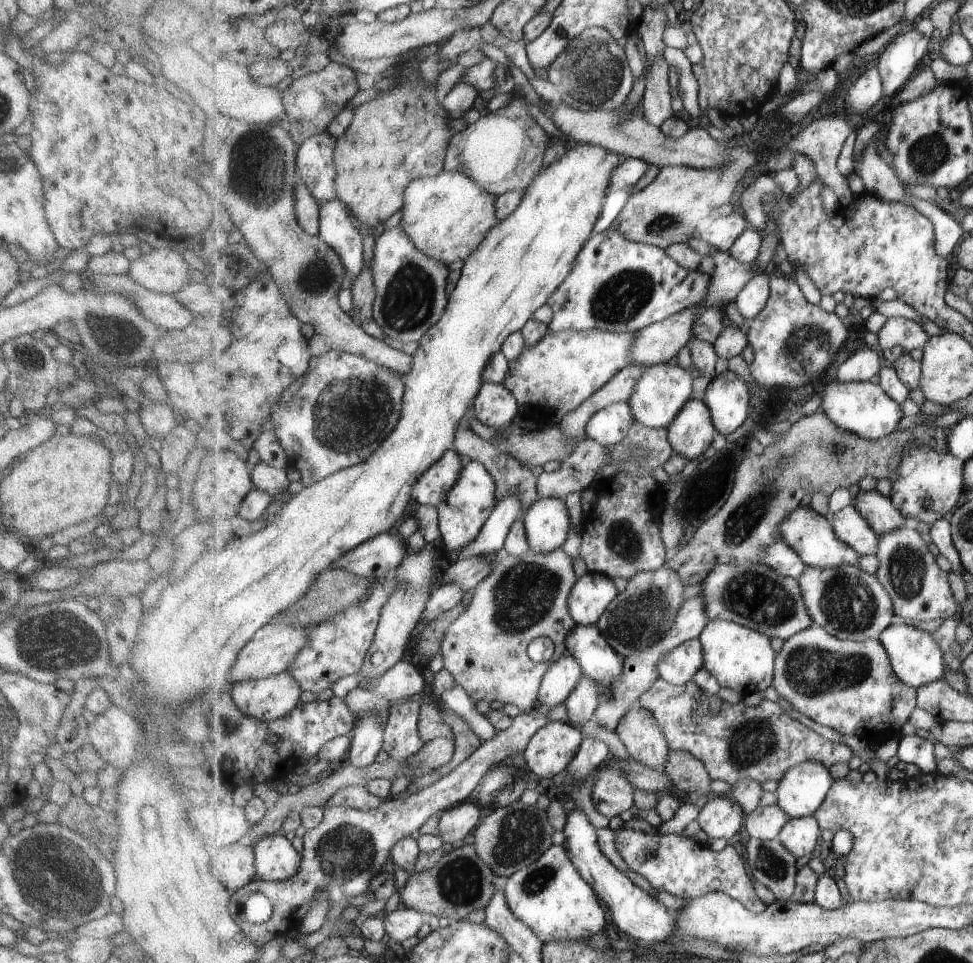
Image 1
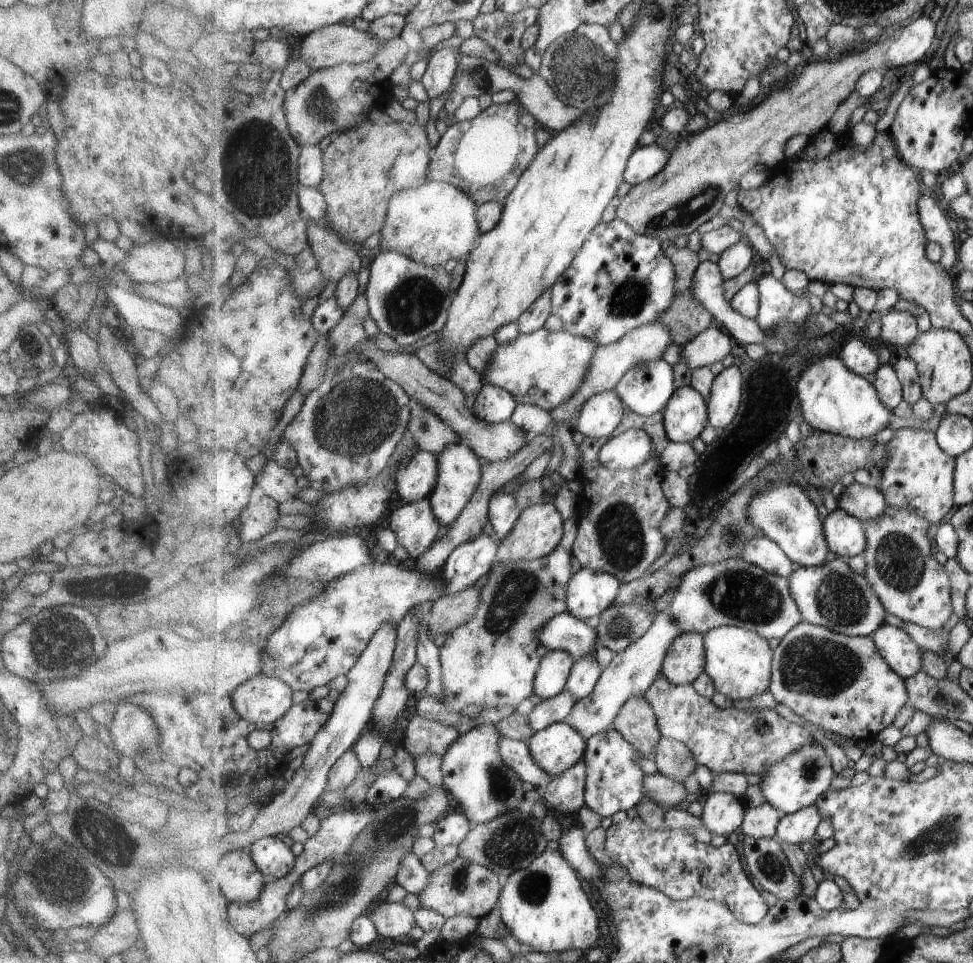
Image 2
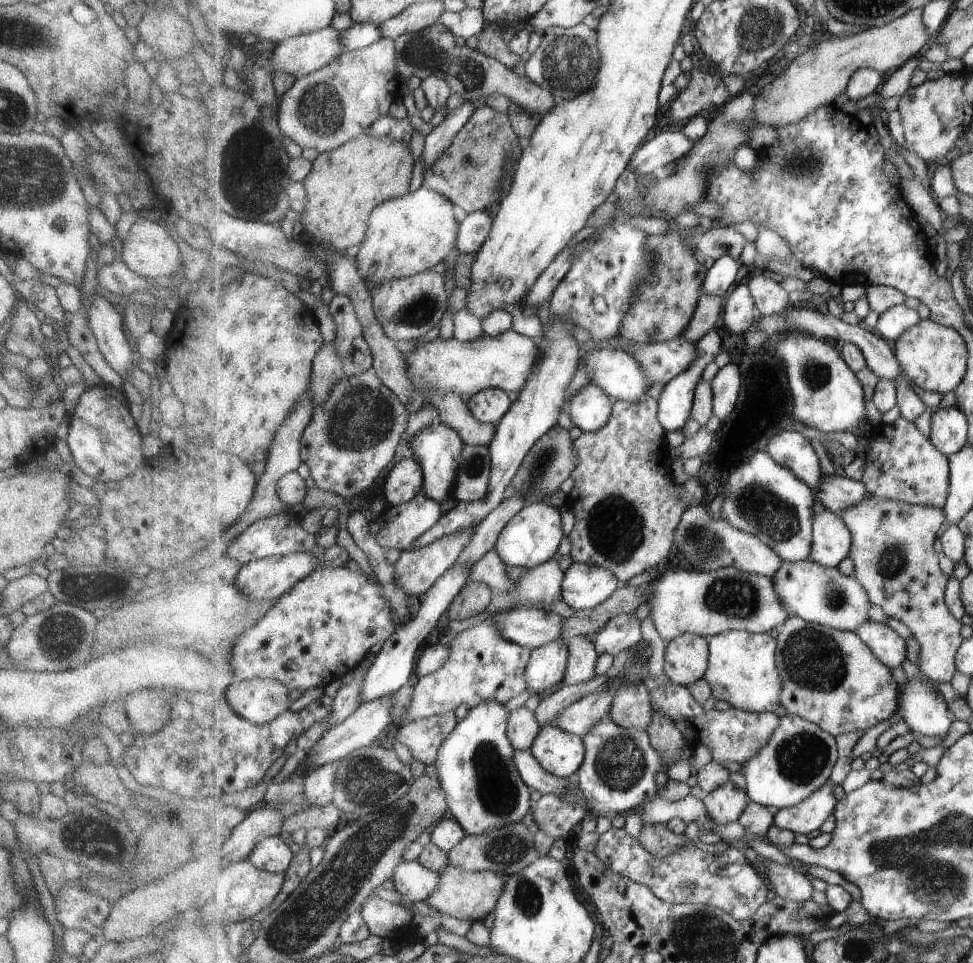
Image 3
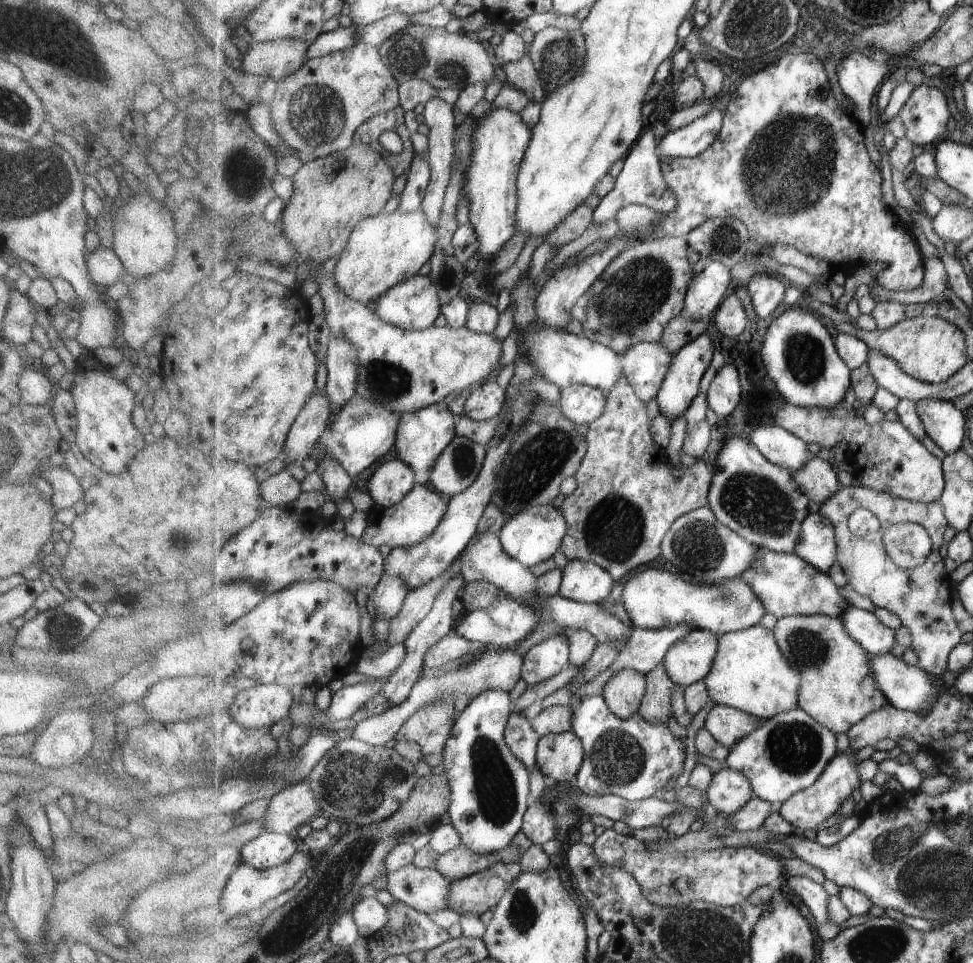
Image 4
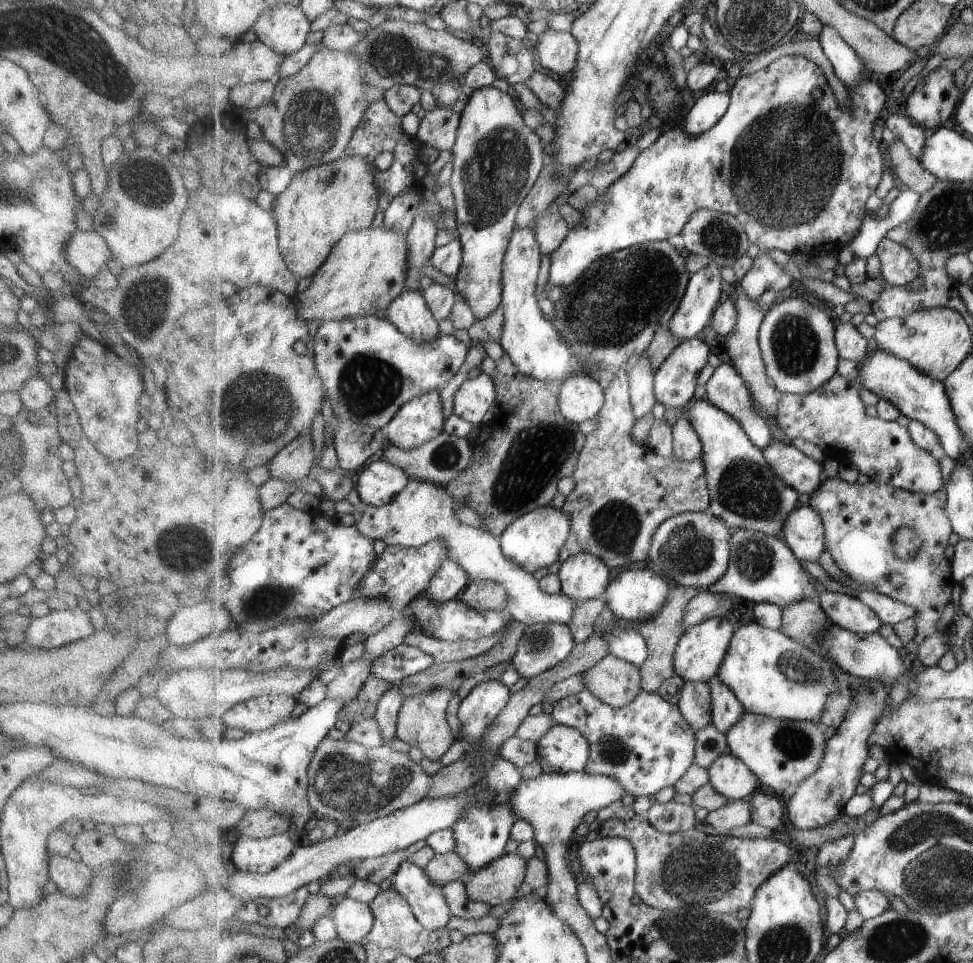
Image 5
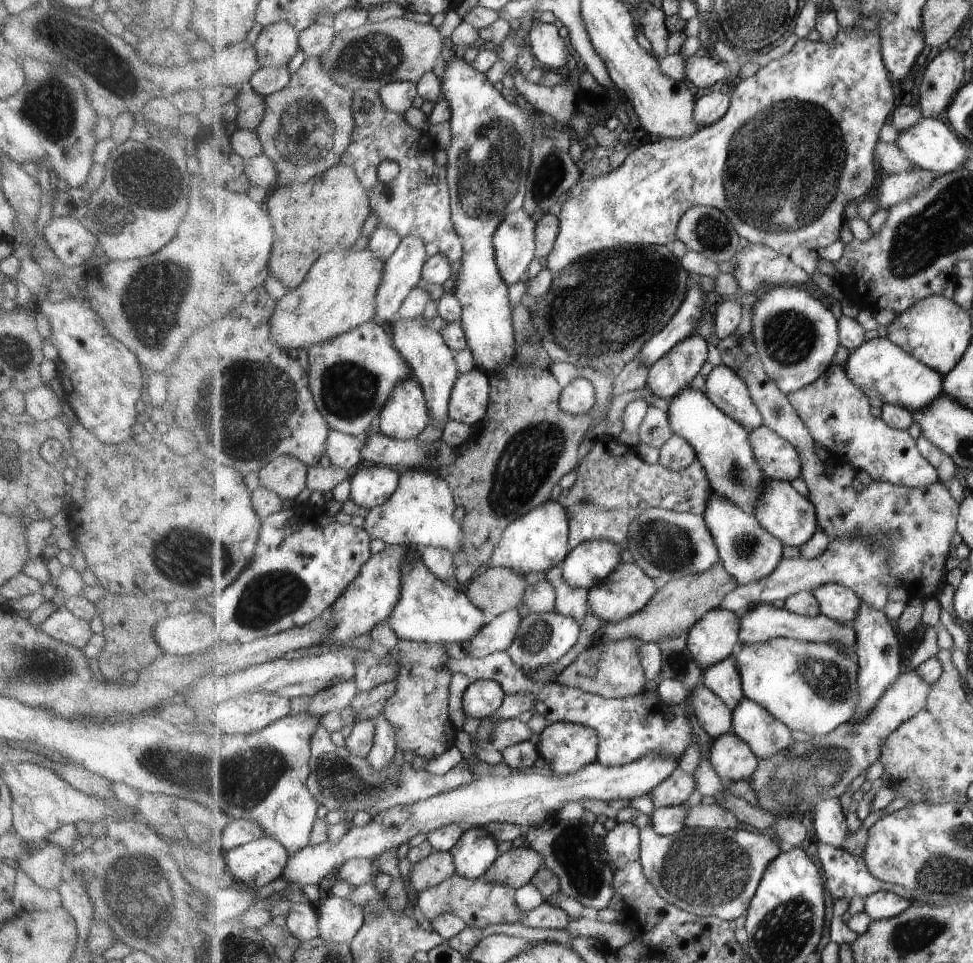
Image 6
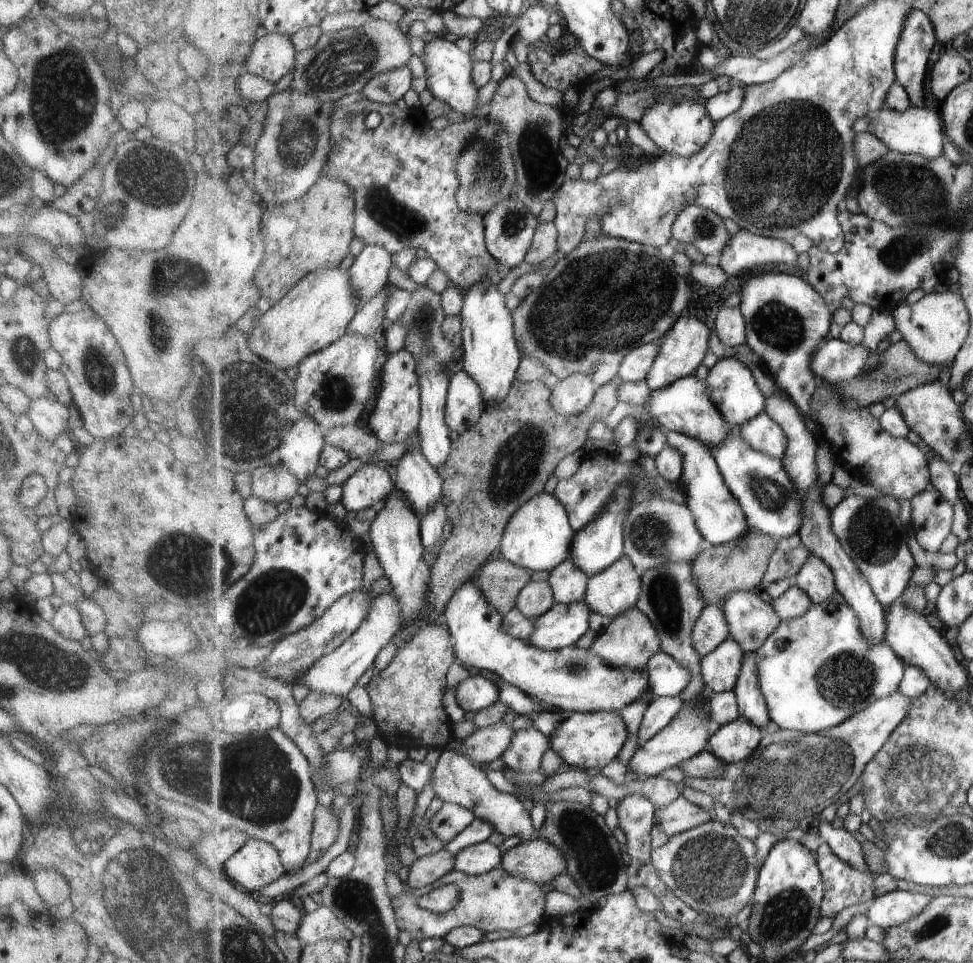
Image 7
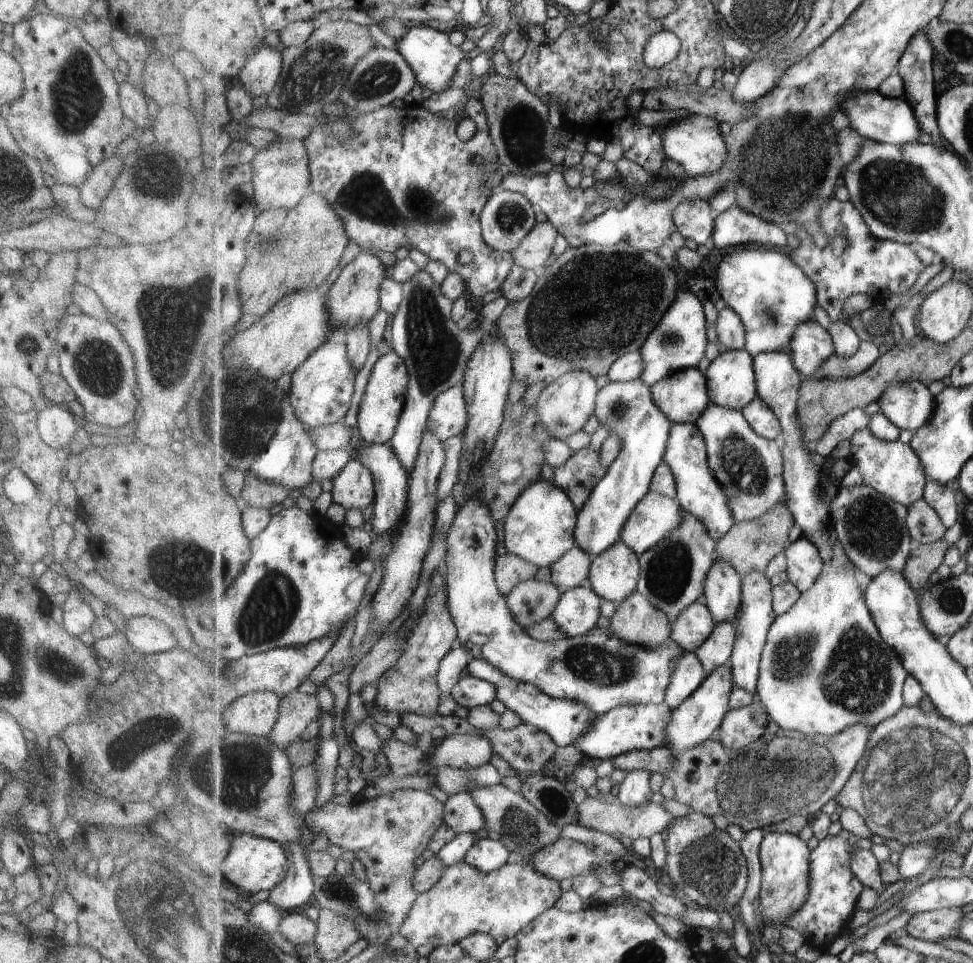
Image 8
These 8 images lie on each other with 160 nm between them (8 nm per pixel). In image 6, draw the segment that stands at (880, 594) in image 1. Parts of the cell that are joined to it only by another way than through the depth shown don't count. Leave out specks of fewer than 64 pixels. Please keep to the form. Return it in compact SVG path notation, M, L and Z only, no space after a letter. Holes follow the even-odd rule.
M713 490L710 494L707 508L702 515L720 550L722 563L740 585L769 576L784 559L785 545L781 539L765 530L754 514L747 512L730 498L724 497L719 491Z

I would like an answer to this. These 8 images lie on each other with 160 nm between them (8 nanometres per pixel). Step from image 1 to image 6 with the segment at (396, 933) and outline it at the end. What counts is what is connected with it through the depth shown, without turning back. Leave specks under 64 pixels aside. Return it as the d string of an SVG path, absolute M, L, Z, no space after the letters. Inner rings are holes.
M335 895L326 898L317 909L319 937L330 943L350 944L366 921L358 906Z

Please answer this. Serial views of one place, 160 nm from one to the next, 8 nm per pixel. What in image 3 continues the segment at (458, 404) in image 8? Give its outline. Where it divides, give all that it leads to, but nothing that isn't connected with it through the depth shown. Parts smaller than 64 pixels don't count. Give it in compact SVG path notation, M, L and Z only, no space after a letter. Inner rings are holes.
M488 388L470 397L466 405L477 420L496 425L509 412L513 402L507 391Z

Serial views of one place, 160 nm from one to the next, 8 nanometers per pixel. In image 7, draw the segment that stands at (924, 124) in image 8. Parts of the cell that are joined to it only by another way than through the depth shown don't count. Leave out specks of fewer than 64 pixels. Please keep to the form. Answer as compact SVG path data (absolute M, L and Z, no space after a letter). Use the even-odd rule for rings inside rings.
M916 9L908 18L904 34L900 38L900 44L897 45L896 50L896 82L907 89L913 106L925 107L925 100L927 100L925 84L931 74L927 64L929 64L929 56L931 56L933 46L937 44L937 41L938 36L928 10Z

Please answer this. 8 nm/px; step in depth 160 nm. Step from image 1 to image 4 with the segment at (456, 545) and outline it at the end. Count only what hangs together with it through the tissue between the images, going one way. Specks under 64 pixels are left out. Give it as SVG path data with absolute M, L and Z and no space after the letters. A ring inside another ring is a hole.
M441 401L417 412L403 415L396 440L396 453L402 461L408 463L416 471L417 485L430 485L430 474L437 459L444 454L446 446L457 436L454 412L447 401Z

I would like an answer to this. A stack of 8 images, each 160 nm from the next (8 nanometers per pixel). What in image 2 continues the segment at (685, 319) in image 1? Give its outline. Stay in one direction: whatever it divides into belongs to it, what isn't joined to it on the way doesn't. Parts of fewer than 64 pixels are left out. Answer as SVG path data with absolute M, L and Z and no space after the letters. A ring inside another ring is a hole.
M659 320L630 331L618 342L612 343L611 345L602 345L597 348L597 352L593 356L593 364L589 368L589 378L585 376L585 382L581 384L581 388L569 400L565 400L561 406L557 406L555 410L551 410L551 418L559 422L564 422L568 426L574 425L574 423L571 423L571 420L575 421L575 418L580 416L579 410L582 410L583 404L586 404L588 399L601 392L614 391L619 386L619 382L621 382L623 376L631 368L637 368L637 366L641 366L645 362L653 362L653 360L661 359L663 352L671 344L673 344L673 334L667 328L667 324L663 324Z

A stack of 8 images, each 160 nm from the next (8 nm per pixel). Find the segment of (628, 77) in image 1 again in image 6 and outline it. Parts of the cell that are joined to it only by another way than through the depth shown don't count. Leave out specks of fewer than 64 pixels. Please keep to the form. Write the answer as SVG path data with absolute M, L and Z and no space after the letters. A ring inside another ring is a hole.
M535 20L528 38L532 53L545 69L562 69L567 66L567 38L561 38L555 24Z

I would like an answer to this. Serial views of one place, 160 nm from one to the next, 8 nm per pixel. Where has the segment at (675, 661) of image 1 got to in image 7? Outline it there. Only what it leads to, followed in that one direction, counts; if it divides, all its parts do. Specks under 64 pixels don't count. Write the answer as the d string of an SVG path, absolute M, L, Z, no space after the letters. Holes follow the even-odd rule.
M717 603L707 605L692 630L694 649L703 658L729 637L731 633L724 610Z

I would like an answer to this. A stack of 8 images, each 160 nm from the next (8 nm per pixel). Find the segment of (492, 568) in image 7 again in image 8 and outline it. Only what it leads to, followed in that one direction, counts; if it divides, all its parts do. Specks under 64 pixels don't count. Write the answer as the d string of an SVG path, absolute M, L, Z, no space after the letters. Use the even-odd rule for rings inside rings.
M508 550L496 558L496 581L501 594L508 595L520 582L537 576L539 567Z

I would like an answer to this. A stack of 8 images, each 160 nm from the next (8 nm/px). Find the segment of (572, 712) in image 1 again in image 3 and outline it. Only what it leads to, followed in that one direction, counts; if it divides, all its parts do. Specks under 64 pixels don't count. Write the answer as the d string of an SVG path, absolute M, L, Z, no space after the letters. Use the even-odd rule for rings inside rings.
M579 635L571 637L567 643L570 658L563 684L577 685L593 680L597 676L595 664L600 656L594 641L589 640L585 635Z

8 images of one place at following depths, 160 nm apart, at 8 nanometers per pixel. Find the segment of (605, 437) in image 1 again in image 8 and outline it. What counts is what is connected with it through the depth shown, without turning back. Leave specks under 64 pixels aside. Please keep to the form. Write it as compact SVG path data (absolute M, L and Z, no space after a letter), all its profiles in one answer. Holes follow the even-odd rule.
M585 369L569 371L555 382L546 385L537 399L536 409L552 438L564 441L571 434L583 430L594 415L600 394L596 378Z

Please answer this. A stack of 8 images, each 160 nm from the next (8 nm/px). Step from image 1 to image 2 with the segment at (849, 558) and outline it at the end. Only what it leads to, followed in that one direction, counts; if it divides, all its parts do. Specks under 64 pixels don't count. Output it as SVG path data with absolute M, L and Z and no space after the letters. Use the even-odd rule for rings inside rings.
M803 483L773 484L755 496L749 504L749 516L766 537L777 542L785 554L801 567L815 567L826 564L833 557L827 542L826 527L821 520L819 508L813 504Z

